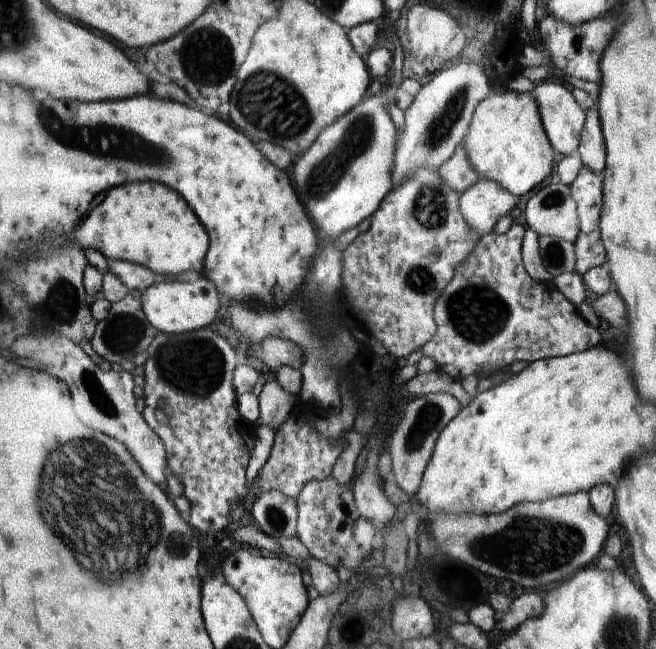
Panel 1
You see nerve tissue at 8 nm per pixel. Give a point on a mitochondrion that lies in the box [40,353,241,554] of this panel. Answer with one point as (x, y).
(91, 385)

